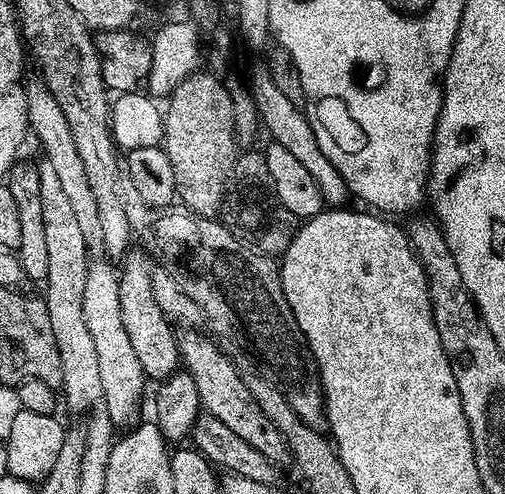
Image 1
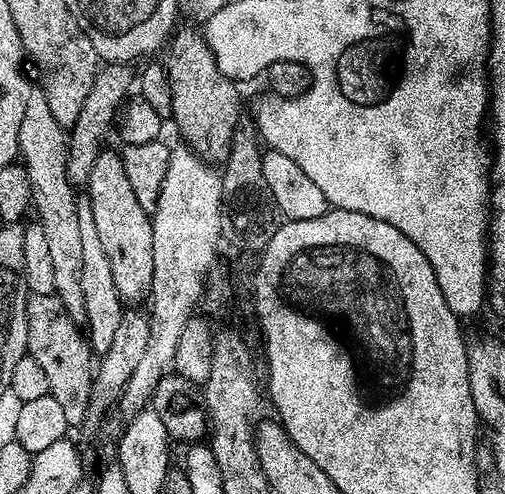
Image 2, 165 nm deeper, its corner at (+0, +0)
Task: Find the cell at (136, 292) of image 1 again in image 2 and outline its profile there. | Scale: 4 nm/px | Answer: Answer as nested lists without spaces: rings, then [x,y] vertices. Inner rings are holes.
[[[101,150],[94,162],[94,170],[90,170],[90,178],[86,185],[87,199],[92,201],[94,210],[94,230],[98,230],[98,238],[102,242],[106,259],[110,261],[110,271],[114,273],[114,286],[118,286],[118,294],[121,300],[149,299],[152,283],[154,282],[154,230],[152,229],[152,218],[149,212],[142,210],[138,197],[130,187],[130,178],[126,178],[124,169],[124,158],[119,151],[108,152]]]

